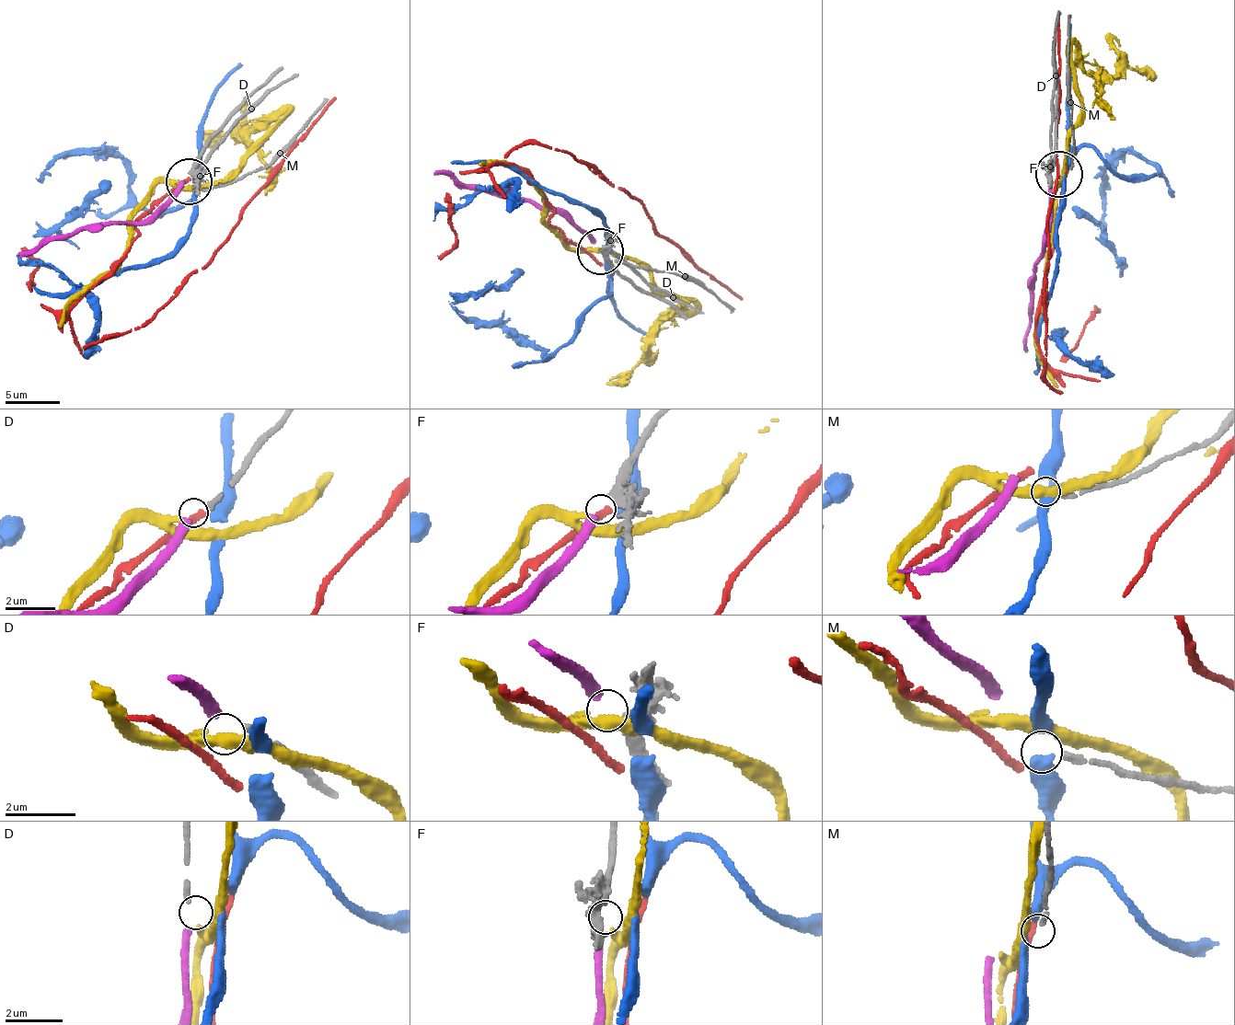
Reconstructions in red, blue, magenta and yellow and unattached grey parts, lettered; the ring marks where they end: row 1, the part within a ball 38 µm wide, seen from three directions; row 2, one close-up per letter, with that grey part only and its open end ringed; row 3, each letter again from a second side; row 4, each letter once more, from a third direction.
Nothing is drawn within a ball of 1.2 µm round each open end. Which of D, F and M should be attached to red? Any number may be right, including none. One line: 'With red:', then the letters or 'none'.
With red: none

